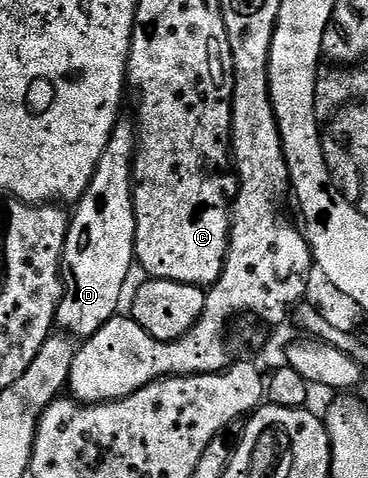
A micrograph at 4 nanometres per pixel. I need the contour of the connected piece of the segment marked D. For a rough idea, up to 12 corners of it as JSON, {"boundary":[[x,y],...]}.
{"boundary":[[117,119],[68,224],[61,332],[121,310],[134,271],[137,124]]}

